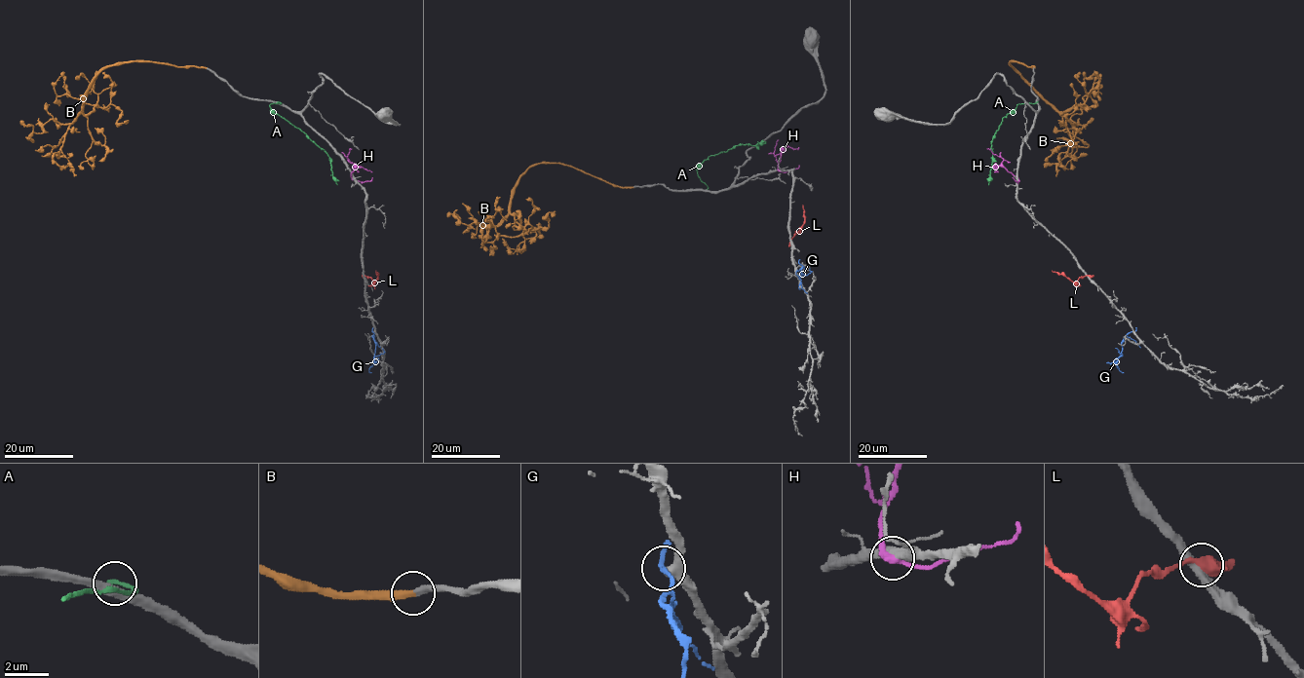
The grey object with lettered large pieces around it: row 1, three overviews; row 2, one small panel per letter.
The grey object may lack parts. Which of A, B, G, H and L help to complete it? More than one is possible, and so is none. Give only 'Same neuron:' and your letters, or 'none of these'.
Same neuron: B

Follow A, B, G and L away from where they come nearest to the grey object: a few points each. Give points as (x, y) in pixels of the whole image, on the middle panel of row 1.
A: (705, 190), (708, 187), (696, 170), (710, 156), (737, 145), (756, 145), (764, 141)
B: (633, 187), (613, 186), (559, 163), (533, 164), (511, 199), (510, 212), (523, 232), (491, 238)
G: (799, 287), (803, 275), (799, 269), (796, 272), (798, 276)
L: (791, 241), (804, 223), (803, 205)

